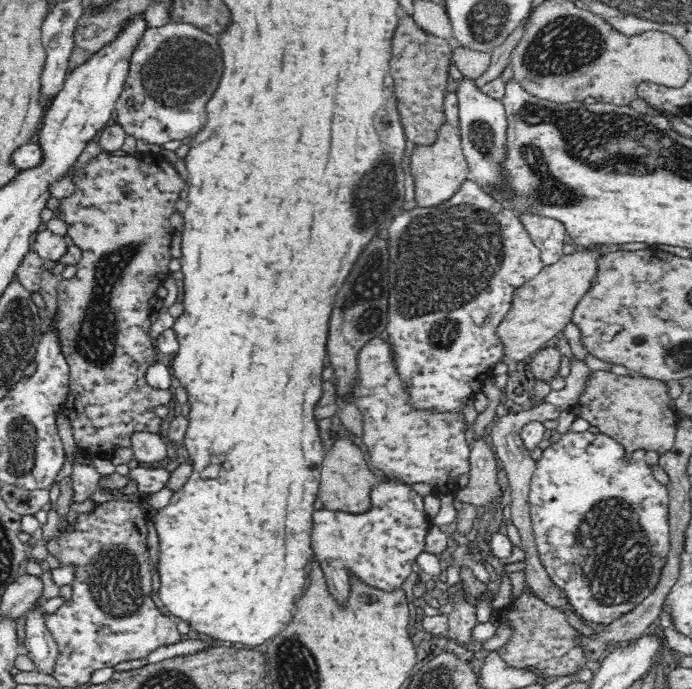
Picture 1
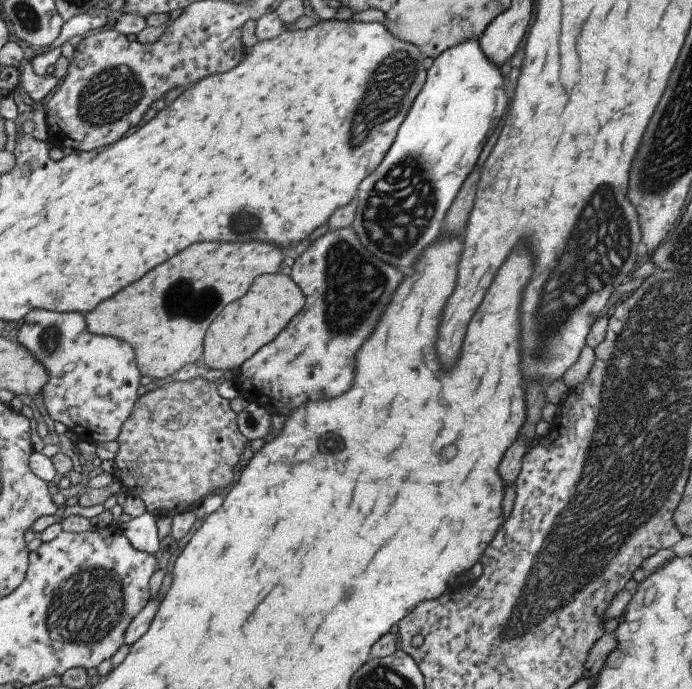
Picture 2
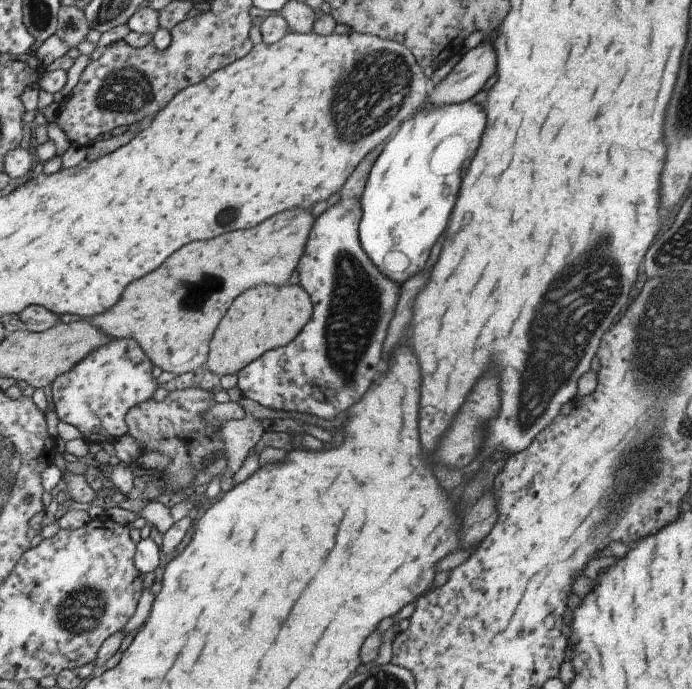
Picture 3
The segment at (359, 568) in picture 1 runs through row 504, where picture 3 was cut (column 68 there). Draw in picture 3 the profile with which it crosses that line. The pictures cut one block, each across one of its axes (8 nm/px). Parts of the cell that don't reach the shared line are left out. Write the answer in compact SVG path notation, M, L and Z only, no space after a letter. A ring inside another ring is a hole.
M130 338L108 340L91 352L88 352L69 372L55 378L50 384L51 405L58 420L71 424L81 432L82 438L88 443L113 443L120 436L126 434L125 413L132 407L151 398L153 391L159 385L151 377L151 362L143 354L139 345Z

